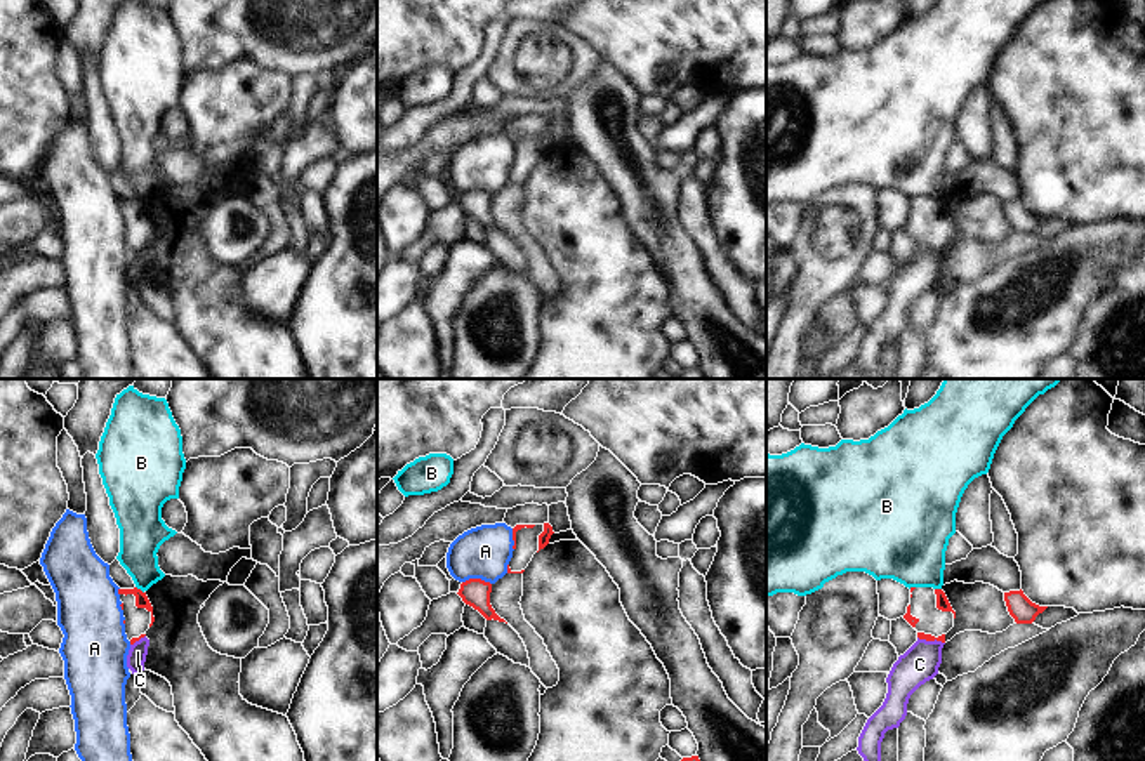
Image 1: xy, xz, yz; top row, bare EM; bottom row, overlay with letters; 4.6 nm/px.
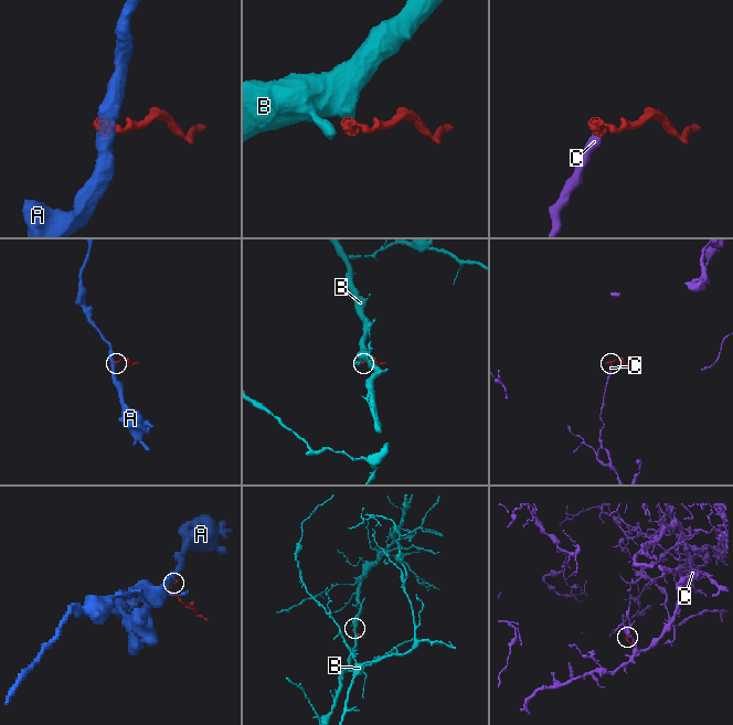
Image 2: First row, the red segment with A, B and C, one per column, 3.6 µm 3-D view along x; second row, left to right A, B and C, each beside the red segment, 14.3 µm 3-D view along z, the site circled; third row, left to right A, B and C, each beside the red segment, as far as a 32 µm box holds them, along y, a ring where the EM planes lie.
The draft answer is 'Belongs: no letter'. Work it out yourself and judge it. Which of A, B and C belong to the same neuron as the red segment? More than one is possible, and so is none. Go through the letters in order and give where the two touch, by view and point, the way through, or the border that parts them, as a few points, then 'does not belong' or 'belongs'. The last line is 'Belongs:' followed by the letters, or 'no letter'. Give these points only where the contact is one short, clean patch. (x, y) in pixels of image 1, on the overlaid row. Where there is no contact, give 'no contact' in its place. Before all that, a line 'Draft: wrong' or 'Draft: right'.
Draft: right
A: contact xz (476, 579); border xz (463, 581), (483, 579), (490, 584); does not belong
B: contact xy (139, 589); border xy (136, 586), (143, 593); does not belong
C: contact yz (932, 640); border yz (918, 636), (944, 643); does not belong
Belongs: no letter

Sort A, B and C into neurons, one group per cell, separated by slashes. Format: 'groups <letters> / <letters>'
groups A / B / C

